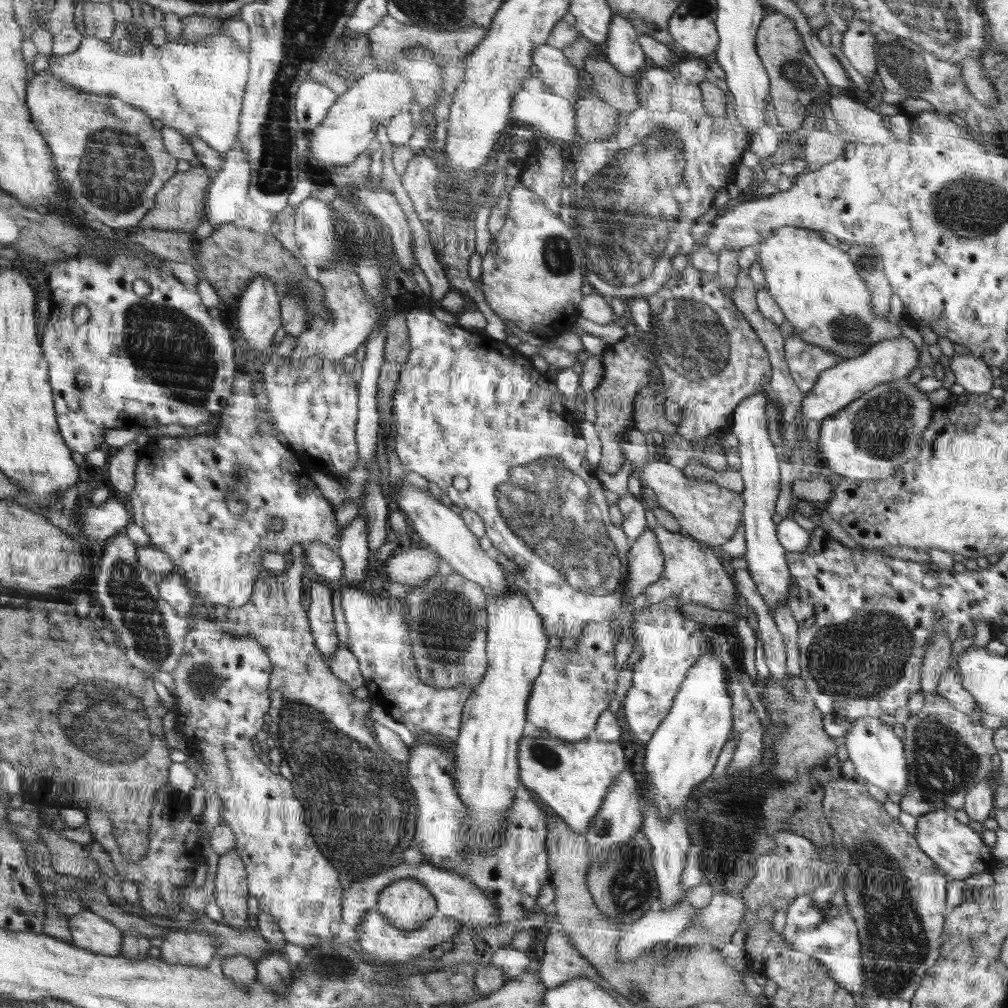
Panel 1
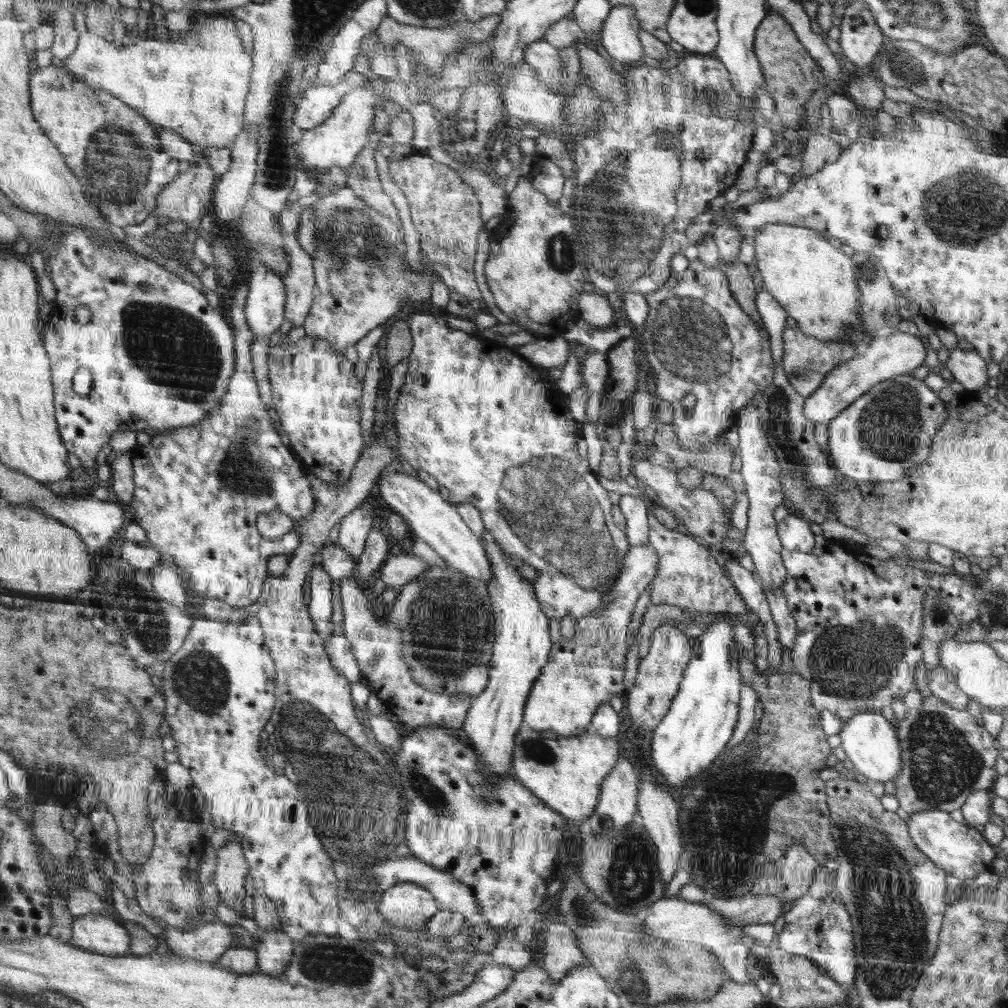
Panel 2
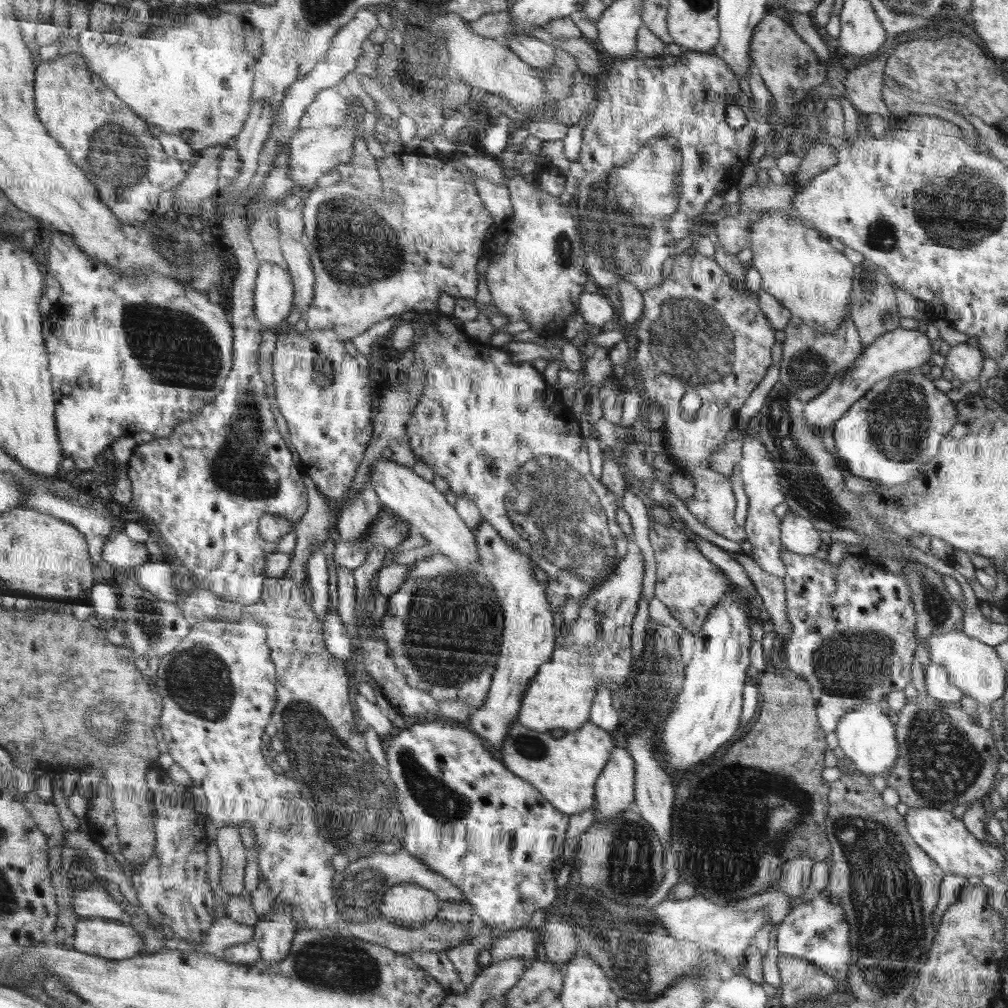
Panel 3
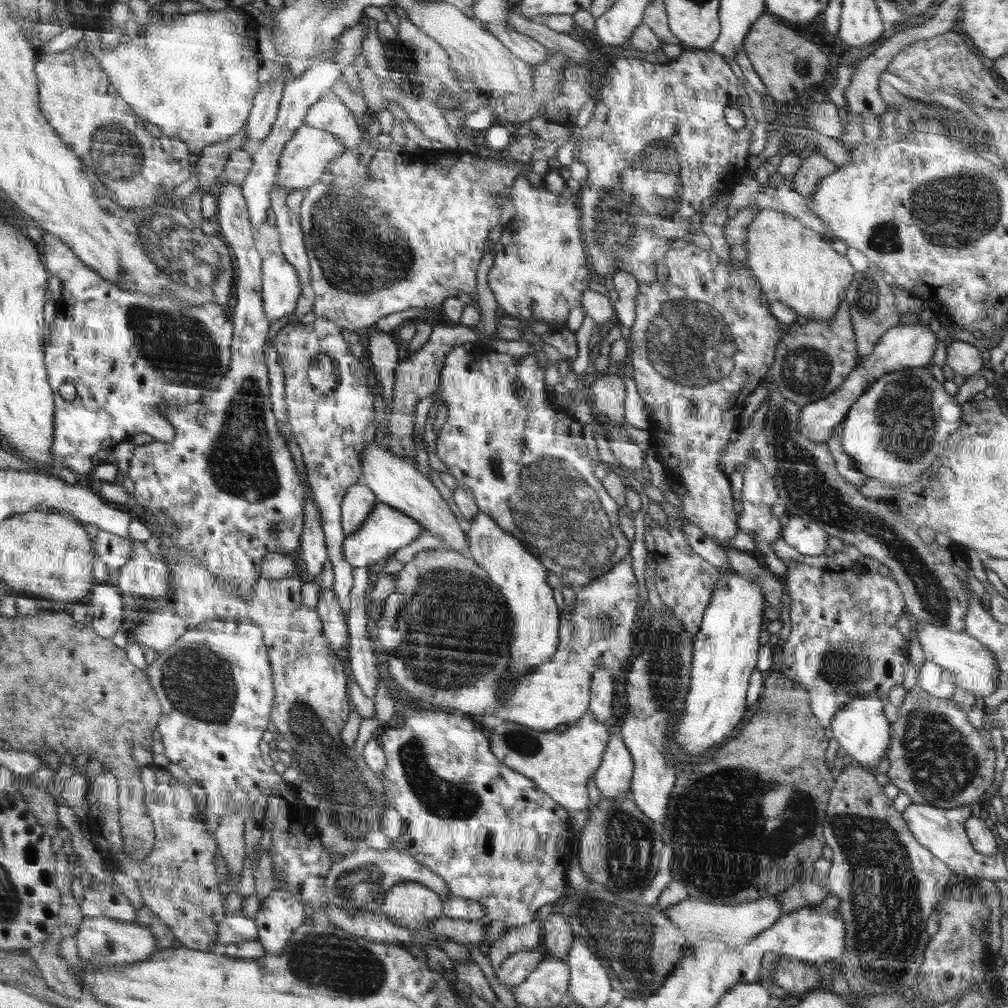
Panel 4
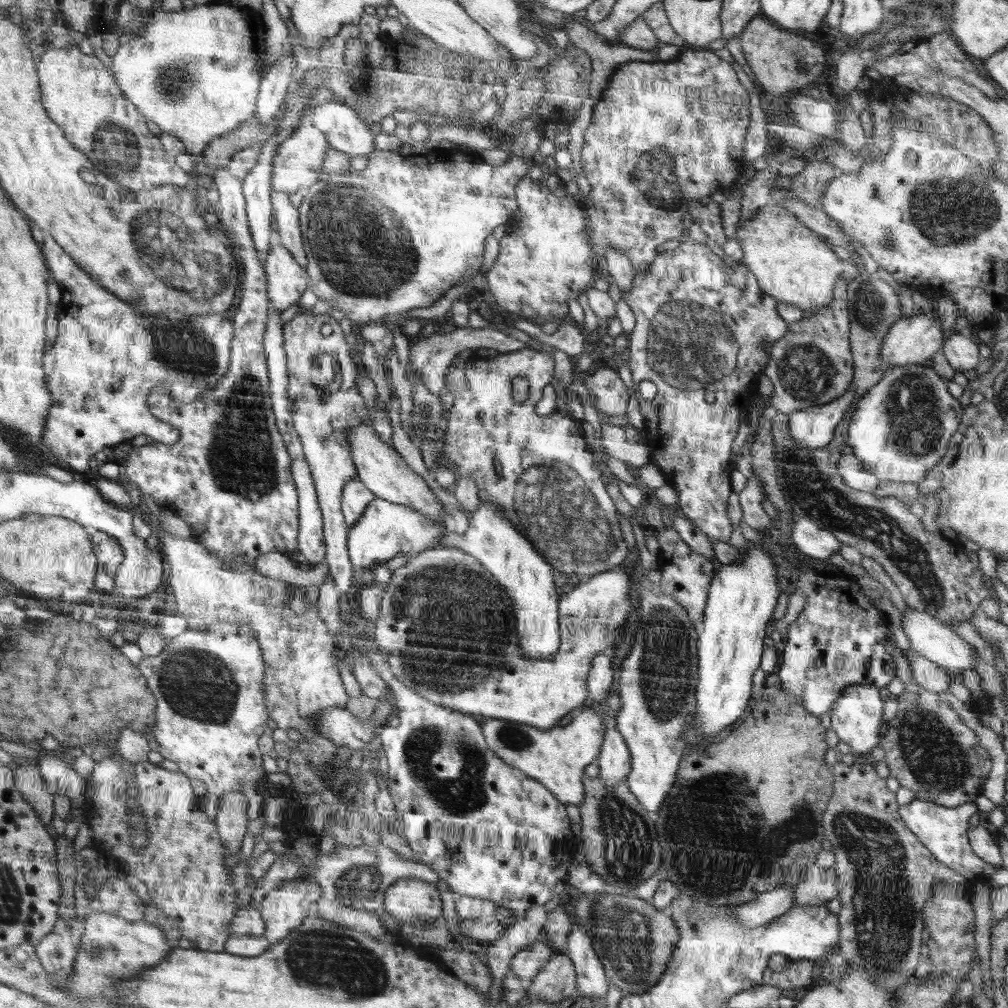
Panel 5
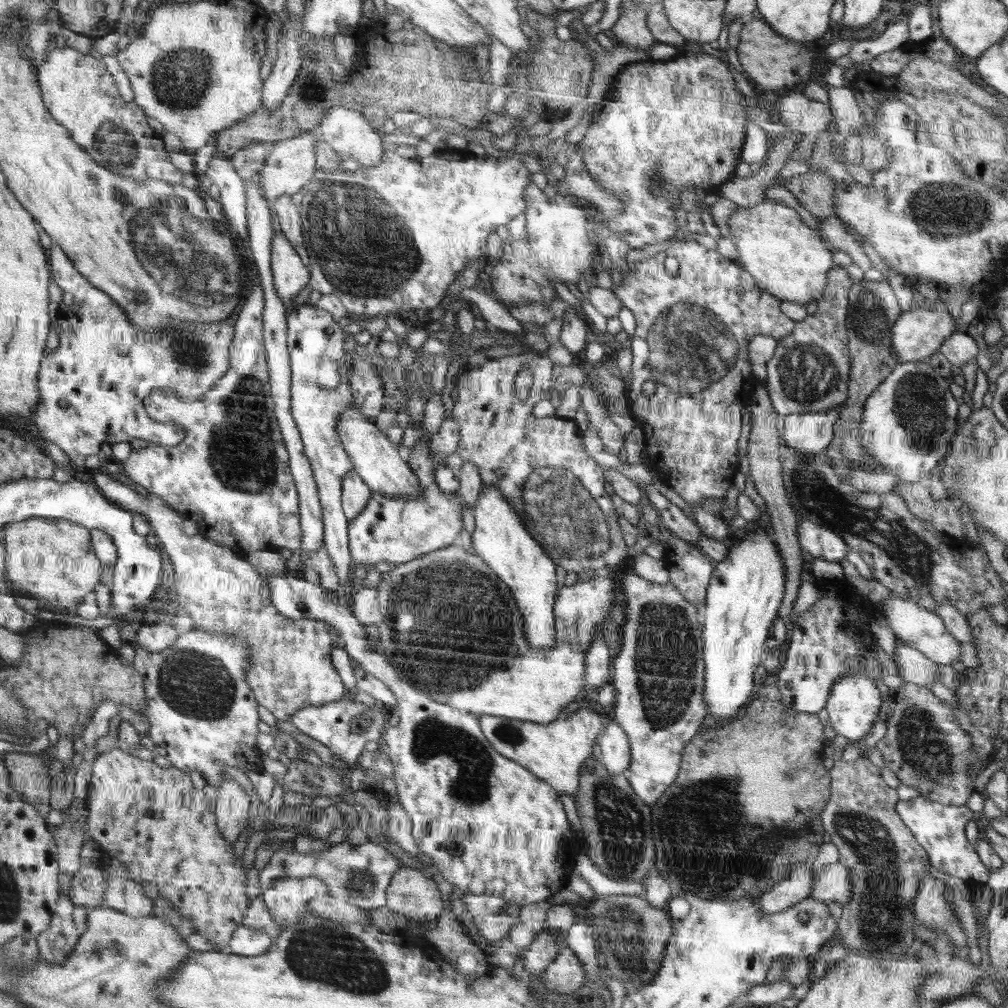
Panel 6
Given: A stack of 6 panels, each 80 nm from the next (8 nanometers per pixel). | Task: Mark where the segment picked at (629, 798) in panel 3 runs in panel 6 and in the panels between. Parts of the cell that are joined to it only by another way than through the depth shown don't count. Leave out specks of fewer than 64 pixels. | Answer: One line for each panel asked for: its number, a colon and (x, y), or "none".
4: (613, 778)
5: (615, 760)
6: (614, 743)

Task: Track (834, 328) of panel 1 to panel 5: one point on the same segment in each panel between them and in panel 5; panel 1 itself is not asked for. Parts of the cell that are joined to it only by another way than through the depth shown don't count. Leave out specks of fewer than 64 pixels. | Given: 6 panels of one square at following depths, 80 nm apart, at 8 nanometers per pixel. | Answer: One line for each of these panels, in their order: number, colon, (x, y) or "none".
2: (815, 282)
3: (798, 267)
4: (793, 265)
5: (792, 264)

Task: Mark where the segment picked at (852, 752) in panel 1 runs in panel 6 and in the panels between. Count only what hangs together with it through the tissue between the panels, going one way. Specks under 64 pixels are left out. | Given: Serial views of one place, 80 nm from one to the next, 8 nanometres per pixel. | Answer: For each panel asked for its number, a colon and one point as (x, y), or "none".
2: (870, 741)
3: (866, 735)
4: (861, 728)
5: (856, 718)
6: (855, 701)

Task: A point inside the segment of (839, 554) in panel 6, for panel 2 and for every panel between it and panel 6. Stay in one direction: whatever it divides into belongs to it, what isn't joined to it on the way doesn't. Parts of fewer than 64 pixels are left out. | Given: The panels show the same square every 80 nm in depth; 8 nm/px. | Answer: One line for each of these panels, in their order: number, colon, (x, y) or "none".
2: (795, 532)
3: (799, 534)
4: (809, 539)
5: (810, 540)

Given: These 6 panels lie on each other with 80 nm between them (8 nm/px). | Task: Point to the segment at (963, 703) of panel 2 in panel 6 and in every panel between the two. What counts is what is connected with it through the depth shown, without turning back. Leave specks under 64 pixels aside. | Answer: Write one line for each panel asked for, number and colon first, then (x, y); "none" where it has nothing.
3: (938, 686)
4: (934, 680)
5: (931, 676)
6: (913, 666)

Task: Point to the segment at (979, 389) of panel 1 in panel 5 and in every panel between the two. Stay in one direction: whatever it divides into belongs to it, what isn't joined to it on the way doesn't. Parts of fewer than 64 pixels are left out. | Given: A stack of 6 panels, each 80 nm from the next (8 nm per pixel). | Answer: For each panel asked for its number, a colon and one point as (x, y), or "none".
2: (967, 367)
3: (966, 362)
4: (964, 358)
5: (961, 353)

